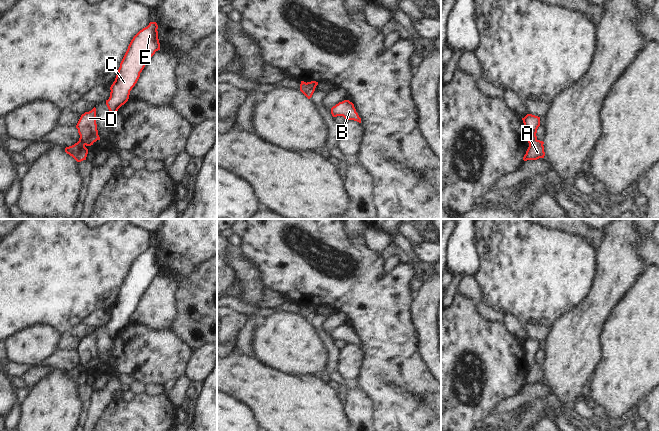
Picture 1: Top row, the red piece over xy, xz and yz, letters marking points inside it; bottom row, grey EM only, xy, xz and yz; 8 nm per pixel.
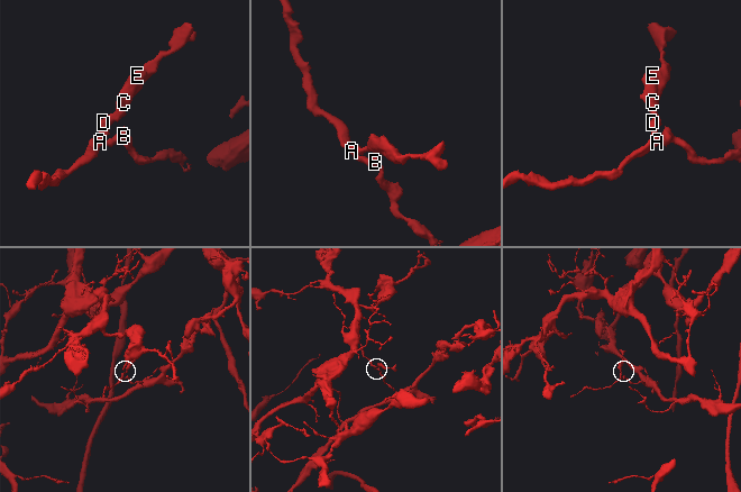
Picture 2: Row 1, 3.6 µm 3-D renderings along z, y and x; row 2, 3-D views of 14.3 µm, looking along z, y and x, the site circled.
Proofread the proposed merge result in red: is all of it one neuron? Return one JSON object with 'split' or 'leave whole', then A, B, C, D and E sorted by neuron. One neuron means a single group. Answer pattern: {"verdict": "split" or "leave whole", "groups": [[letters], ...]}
{"verdict": "split", "groups": [["A", "B"], ["C", "D", "E"]]}

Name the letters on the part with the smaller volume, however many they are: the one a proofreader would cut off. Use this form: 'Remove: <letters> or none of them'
Remove: C, D, E.

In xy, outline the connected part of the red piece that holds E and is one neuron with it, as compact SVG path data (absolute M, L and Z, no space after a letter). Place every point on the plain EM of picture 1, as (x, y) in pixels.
M150 246L131 264L120 287L115 305L110 311L110 321L106 324L106 329L112 339L128 325L130 315L137 307L145 289L155 276L160 274L157 253L157 247Z

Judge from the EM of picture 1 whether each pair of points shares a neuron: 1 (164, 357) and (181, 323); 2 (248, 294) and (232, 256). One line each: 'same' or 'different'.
1: different
2: same

